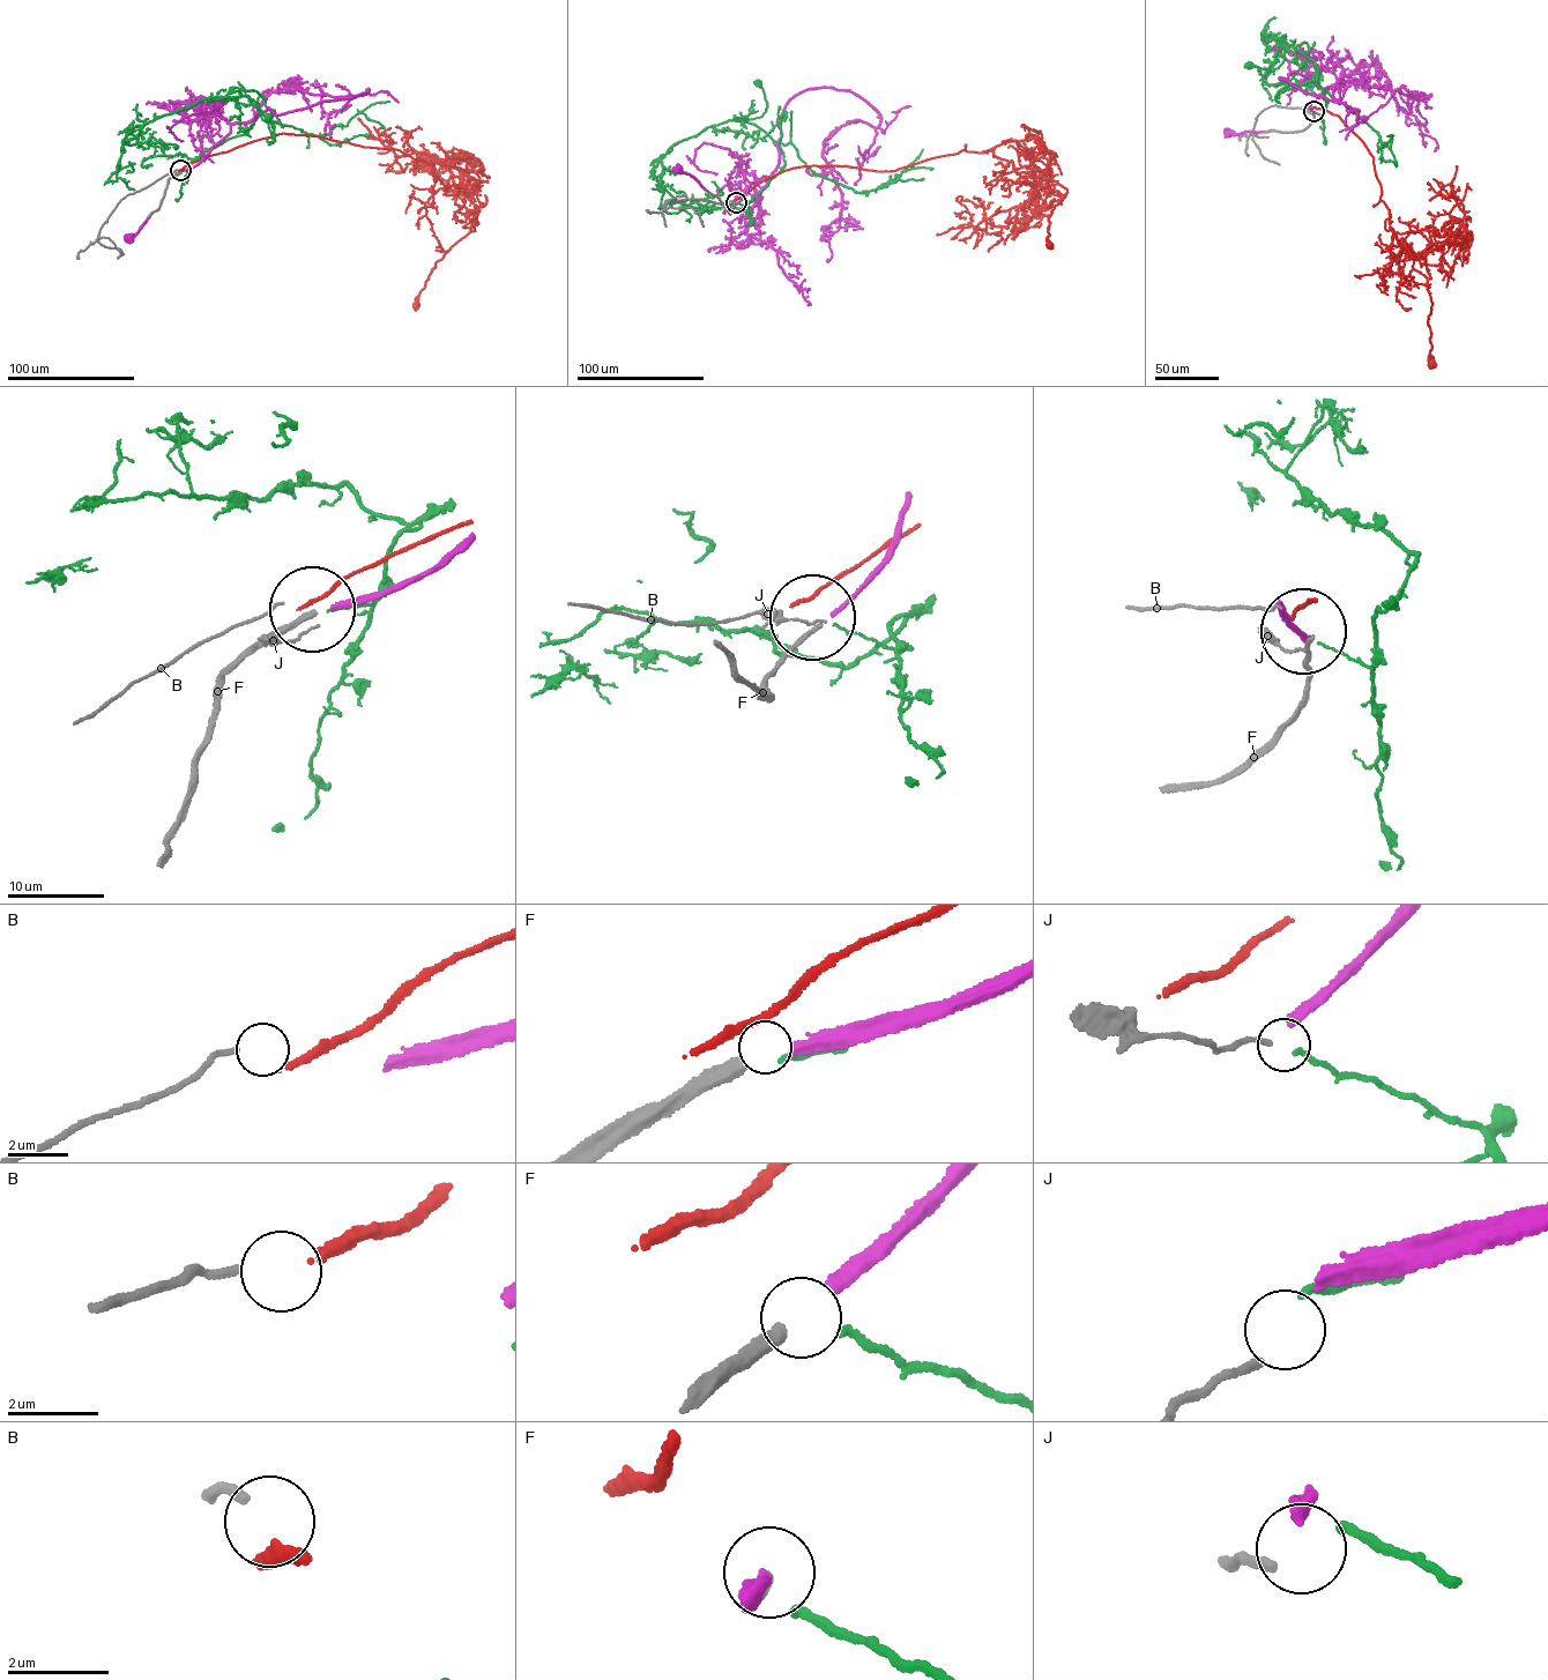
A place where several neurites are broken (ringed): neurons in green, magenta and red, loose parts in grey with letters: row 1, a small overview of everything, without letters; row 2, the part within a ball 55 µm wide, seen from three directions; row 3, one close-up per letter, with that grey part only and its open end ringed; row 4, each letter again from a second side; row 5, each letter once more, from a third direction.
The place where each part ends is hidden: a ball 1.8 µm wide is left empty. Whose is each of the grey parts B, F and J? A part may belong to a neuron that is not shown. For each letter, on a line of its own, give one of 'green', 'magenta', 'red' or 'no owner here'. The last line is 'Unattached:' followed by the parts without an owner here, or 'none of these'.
B: no owner here
F: magenta
J: green
Unattached: B

